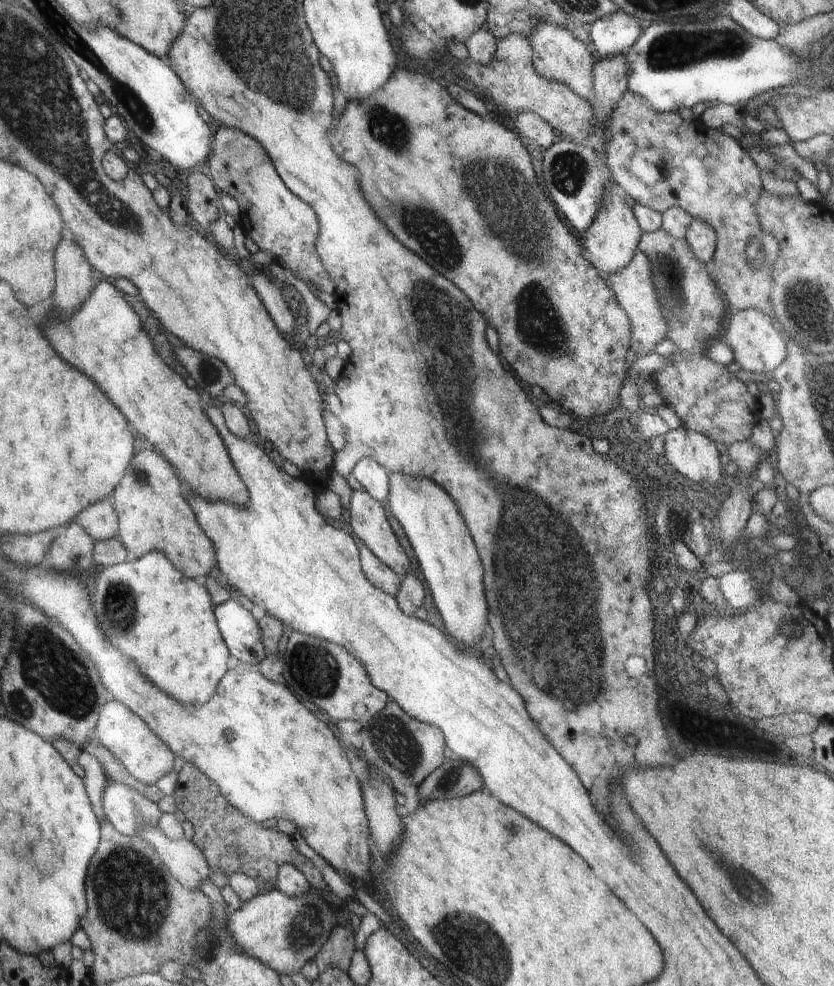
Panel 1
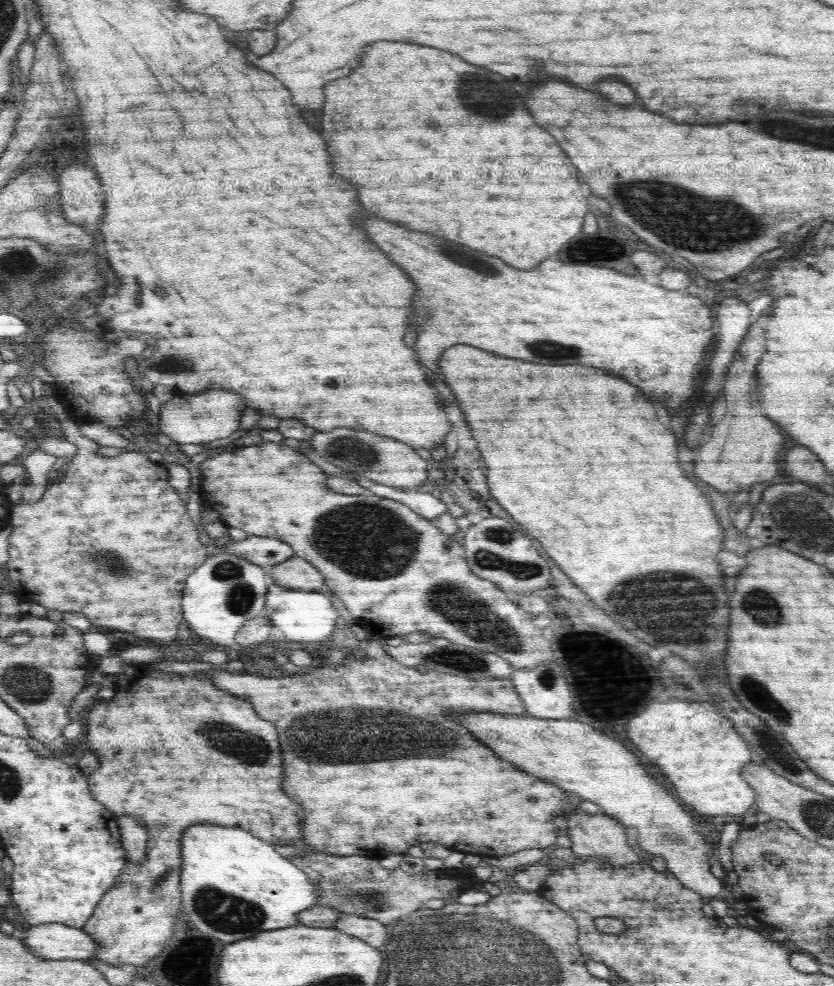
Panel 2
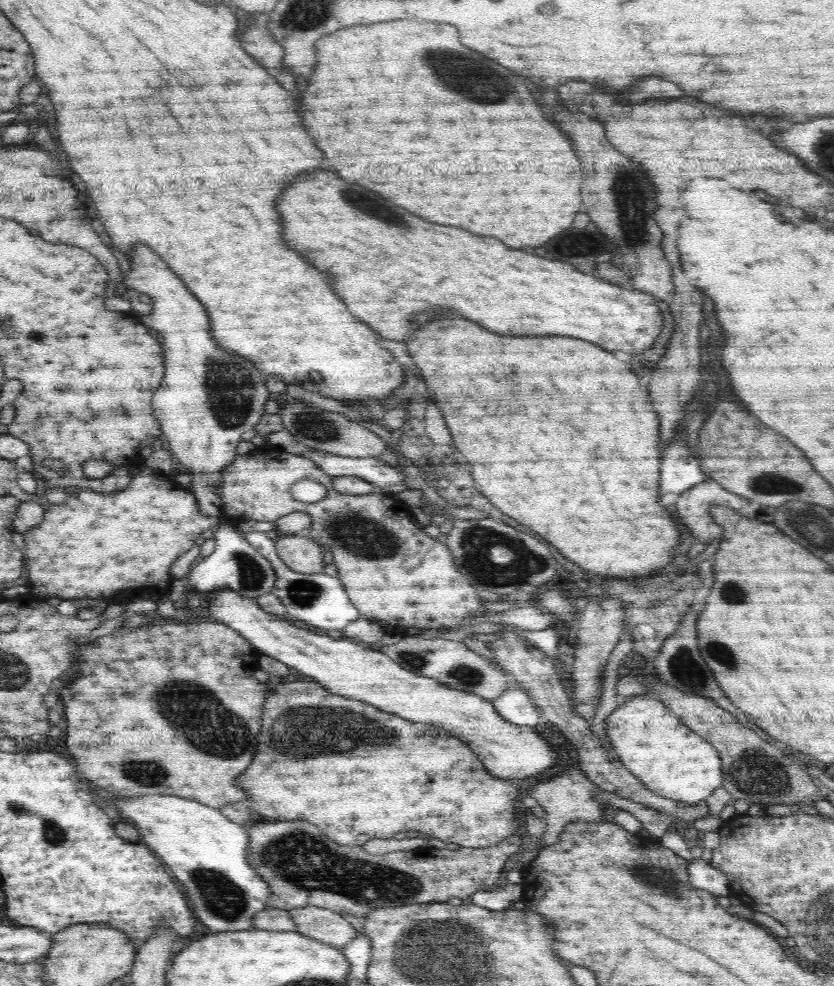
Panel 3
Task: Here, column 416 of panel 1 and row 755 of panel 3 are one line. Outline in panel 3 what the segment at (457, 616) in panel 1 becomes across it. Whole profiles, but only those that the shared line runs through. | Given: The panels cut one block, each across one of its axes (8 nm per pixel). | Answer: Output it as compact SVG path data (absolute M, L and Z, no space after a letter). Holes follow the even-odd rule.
M229 588L214 592L209 600L212 600L212 616L240 632L258 648L258 652L314 678L332 694L366 702L412 722L446 729L469 746L494 778L530 778L544 774L557 764L556 752L536 730L504 720L494 709L492 701L444 686L432 677L414 674L380 650L368 650L352 640L334 640L296 628L294 623L262 610L256 600L244 598Z

